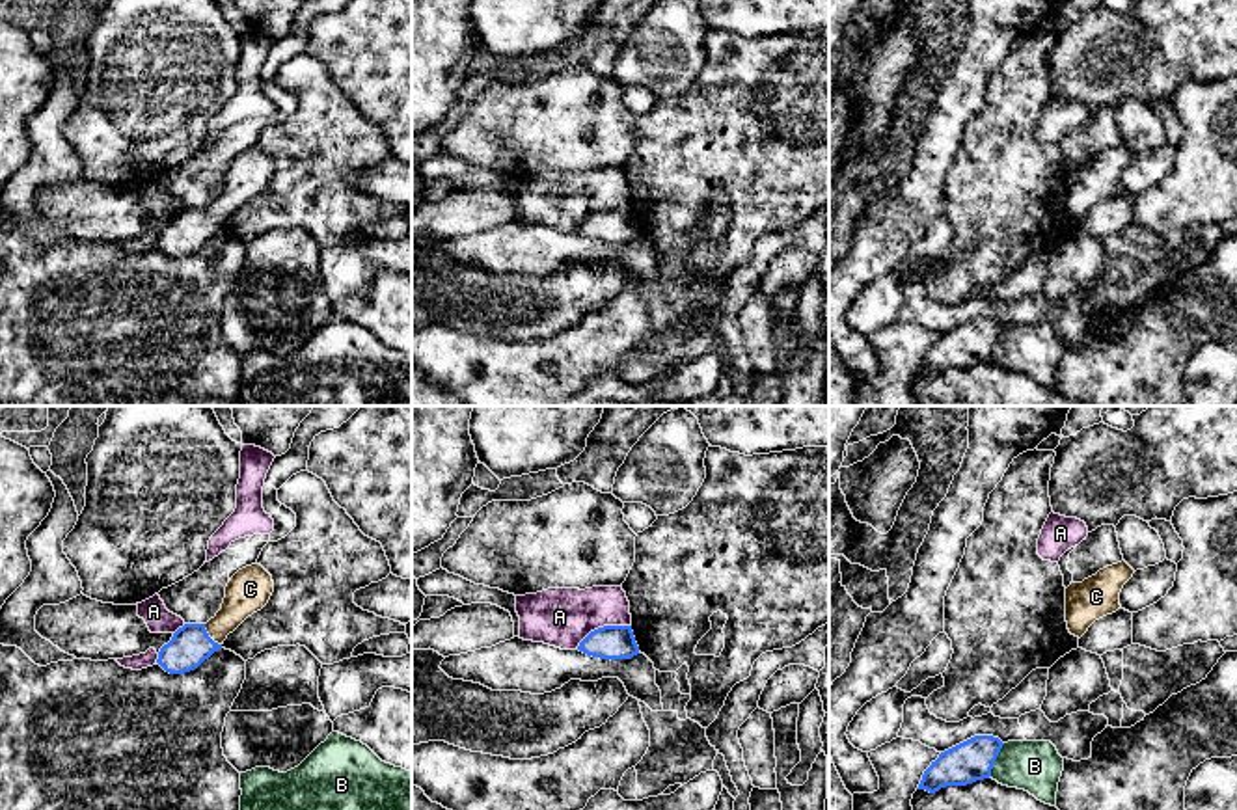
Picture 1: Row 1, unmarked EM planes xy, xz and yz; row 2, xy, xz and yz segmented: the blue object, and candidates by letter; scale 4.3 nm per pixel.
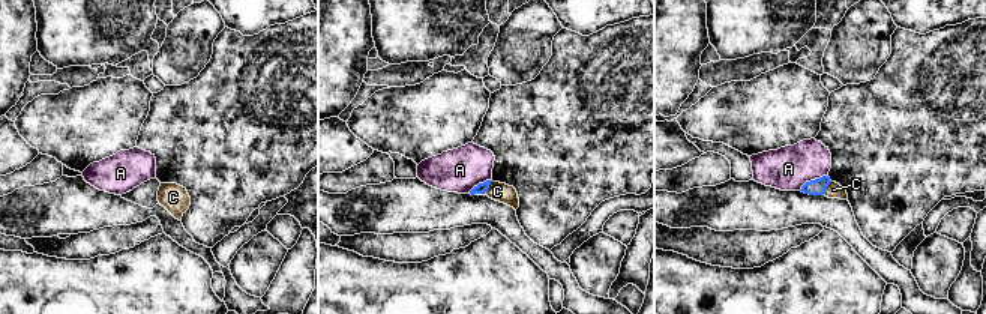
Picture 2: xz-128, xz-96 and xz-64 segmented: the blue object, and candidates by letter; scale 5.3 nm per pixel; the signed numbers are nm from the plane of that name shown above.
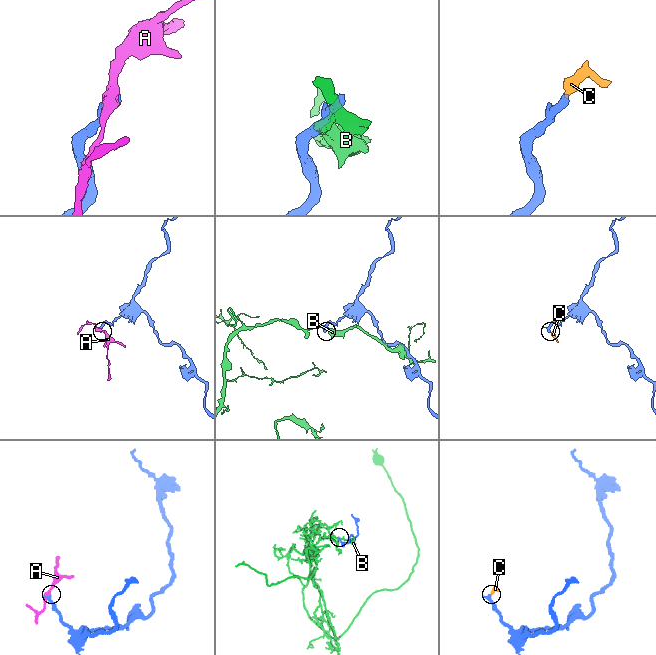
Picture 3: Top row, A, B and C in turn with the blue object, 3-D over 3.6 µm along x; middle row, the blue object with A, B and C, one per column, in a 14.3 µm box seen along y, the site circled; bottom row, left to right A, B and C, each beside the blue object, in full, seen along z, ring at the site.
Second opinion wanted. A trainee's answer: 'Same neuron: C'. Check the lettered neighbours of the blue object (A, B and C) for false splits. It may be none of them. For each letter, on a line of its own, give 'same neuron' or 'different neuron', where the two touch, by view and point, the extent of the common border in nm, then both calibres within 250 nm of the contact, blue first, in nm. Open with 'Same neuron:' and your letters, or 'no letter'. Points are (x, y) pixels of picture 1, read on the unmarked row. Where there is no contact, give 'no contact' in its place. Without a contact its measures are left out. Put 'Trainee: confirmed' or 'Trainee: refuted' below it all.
Same neuron: C
A: different neuron | xz (604, 209) | 260 nm | 140/260 nm
B: different neuron | yz (995, 341) | 160 nm | 180/220 nm
C: same neuron | xy (207, 218) | 120 nm | 180/180 nm
Trainee: confirmed

